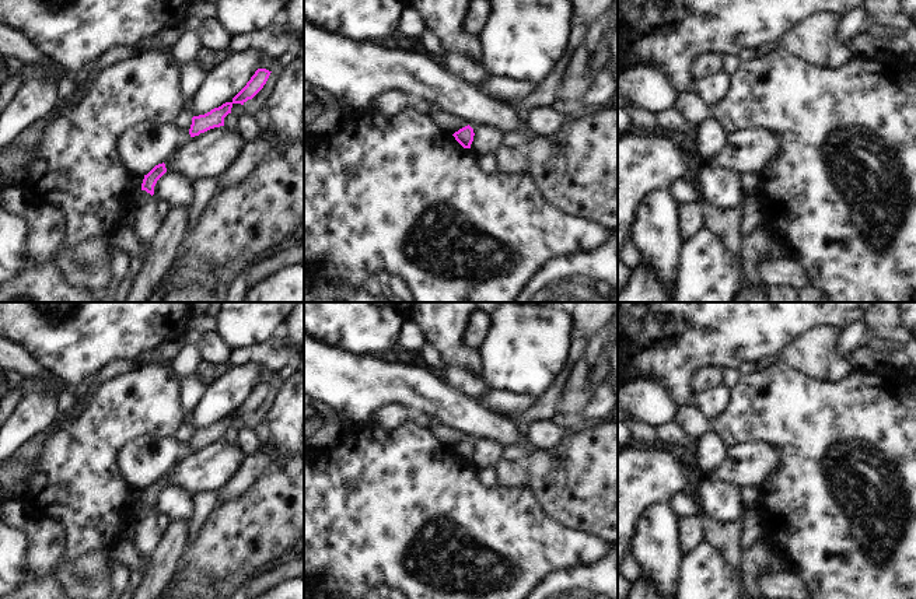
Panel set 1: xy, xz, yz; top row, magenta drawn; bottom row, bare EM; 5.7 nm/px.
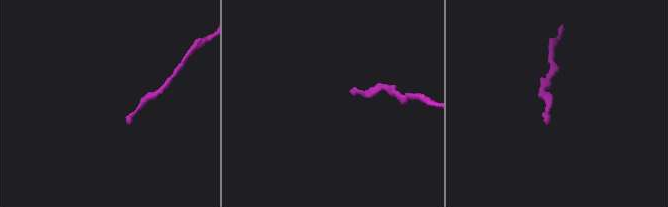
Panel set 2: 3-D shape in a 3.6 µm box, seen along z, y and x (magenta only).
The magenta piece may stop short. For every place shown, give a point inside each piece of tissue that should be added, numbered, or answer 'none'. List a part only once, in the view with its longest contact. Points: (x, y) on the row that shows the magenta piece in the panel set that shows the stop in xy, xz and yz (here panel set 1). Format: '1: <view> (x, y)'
1: xy (142, 196)

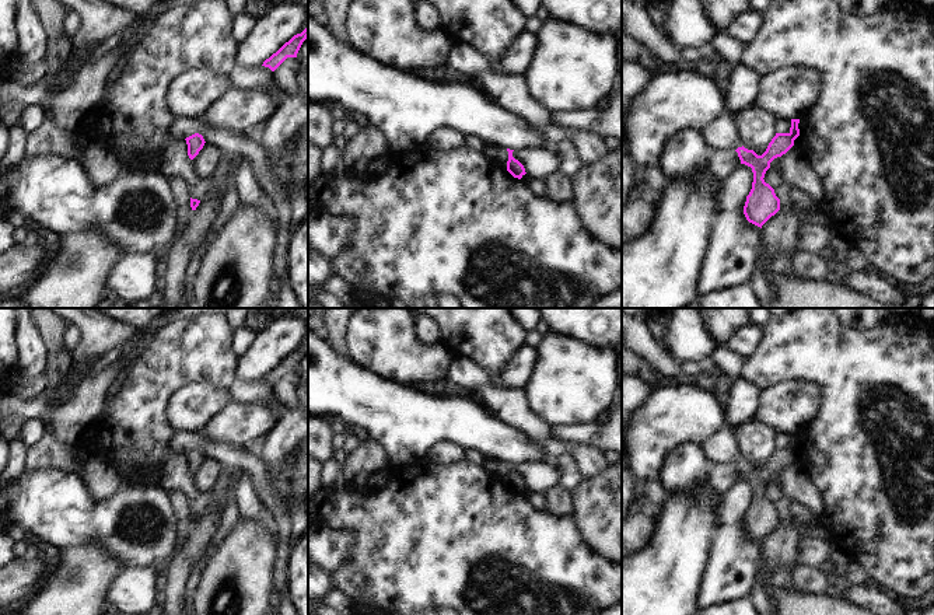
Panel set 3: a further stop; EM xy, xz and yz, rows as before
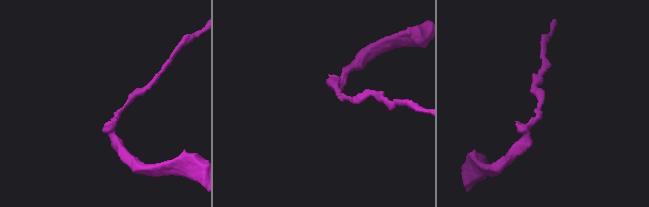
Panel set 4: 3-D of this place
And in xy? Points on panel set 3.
none

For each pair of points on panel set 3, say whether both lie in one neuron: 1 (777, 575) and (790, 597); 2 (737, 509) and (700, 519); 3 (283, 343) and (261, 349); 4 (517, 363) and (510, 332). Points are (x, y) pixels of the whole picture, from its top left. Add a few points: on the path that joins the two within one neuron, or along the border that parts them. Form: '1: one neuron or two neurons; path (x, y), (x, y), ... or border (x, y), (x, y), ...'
1: two neurons; border (784, 582), (791, 582), (804, 590), (817, 593)
2: two neurons; border (723, 493), (716, 512), (716, 535), (710, 547)
3: one neuron; path (277, 343), (272, 343), (266, 349)
4: two neurons; border (524, 343), (500, 369), (486, 370)

